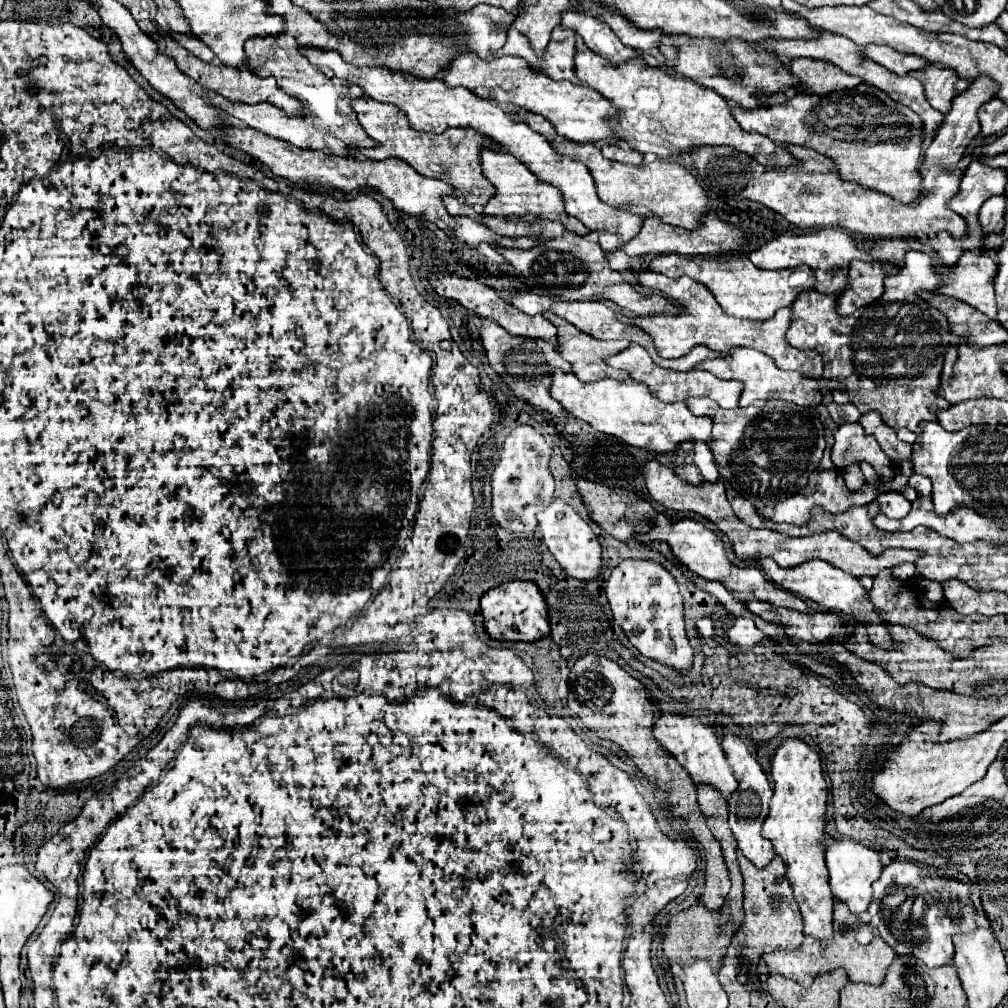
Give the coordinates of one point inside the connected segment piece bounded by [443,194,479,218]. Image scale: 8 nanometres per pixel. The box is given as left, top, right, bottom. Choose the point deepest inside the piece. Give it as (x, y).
(455, 206)

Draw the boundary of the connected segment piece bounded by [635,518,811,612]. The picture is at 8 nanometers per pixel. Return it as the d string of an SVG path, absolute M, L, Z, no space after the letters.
M685 518L681 522L675 522L675 524L669 524L669 526L651 526L649 532L645 534L635 534L635 540L645 546L645 544L651 544L651 542L665 542L669 544L673 556L687 568L691 570L693 574L705 578L705 580L719 580L727 590L731 592L737 592L737 594L745 594L745 598L757 598L757 600L765 600L765 602L771 602L775 606L785 606L785 608L793 608L793 610L801 610L801 612L811 612L809 606L797 598L795 594L783 590L781 586L777 586L775 582L769 582L765 578L765 574L757 568L737 568L733 566L729 560L727 560L727 554L725 554L725 546L721 542L721 538L707 530L701 522L697 520L691 520L691 518Z

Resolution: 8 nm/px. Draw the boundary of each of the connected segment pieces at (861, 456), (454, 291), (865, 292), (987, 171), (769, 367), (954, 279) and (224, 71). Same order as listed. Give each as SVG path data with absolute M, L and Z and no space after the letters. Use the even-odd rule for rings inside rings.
M859 422L843 424L835 432L835 446L831 450L831 460L837 468L847 468L851 462L869 462L881 480L893 478L893 468L885 452L877 446L875 438L865 436Z
M441 272L441 274L431 274L431 276L429 276L429 282L431 282L431 288L433 288L439 296L449 298L449 300L457 300L461 306L465 306L467 310L475 312L475 314L481 316L481 318L495 320L499 326L503 326L503 328L505 328L509 334L513 334L513 336L543 338L543 340L551 342L553 346L557 344L557 336L555 336L557 330L555 330L555 326L553 326L547 318L543 318L541 314L537 314L537 316L527 316L527 314L519 312L517 308L513 308L511 304L507 304L503 298L499 298L499 294L497 294L493 288L489 288L489 286L477 282L477 280L459 278L459 276L453 276L453 274L449 274L449 272Z
M853 260L849 266L849 286L845 288L845 294L837 296L837 312L841 316L849 316L857 308L875 302L883 292L883 278L890 270L897 272L889 262Z
M973 158L963 180L959 186L957 196L949 200L949 208L965 218L967 222L967 236L961 238L961 246L967 250L979 248L983 240L983 230L979 226L977 214L983 202L991 196L999 196L1005 192L1007 172L1001 168L991 168Z
M733 348L727 358L705 360L705 362L699 362L699 366L695 366L695 368L709 370L721 380L743 382L743 392L741 392L741 398L739 398L739 406L743 406L743 408L749 406L753 400L771 400L771 398L793 400L795 398L793 390L797 390L797 396L799 396L799 390L809 390L807 388L809 386L807 378L803 378L799 372L785 372L785 370L777 368L775 362L769 356L765 356L763 352L757 352L753 348Z
M965 252L953 266L945 266L935 254L933 254L933 268L937 274L943 278L943 286L937 288L937 294L957 298L977 310L981 310L985 316L995 318L997 316L997 306L995 306L995 292L993 292L993 278L997 274L997 266L989 256L977 254L977 252Z
M151 36L151 38L157 42L157 46L159 46L159 50L161 50L163 54L173 56L173 60L177 62L177 68L179 68L183 74L191 76L191 78L193 78L197 84L201 84L203 88L221 94L221 96L225 96L225 98L231 100L231 102L243 102L243 104L271 102L271 104L275 104L277 108L285 110L287 116L303 116L303 106L301 106L301 102L297 102L295 98L287 96L283 90L279 90L277 84L275 84L275 78L259 78L259 76L251 74L251 72L247 70L247 66L237 66L237 68L233 68L233 66L225 66L225 64L207 64L207 62L201 62L197 56L193 56L191 52L187 52L187 50L185 50L179 42L175 42L171 36L169 36L169 38Z

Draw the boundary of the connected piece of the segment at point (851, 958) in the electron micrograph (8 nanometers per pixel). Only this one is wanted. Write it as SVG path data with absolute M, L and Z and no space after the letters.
M835 902L835 938L833 940L817 940L811 936L805 936L805 942L799 950L793 952L785 952L785 950L777 950L771 954L765 954L765 964L769 966L771 974L781 974L801 986L809 986L813 982L813 978L827 974L829 970L835 968L843 968L849 976L851 982L863 982L863 984L873 984L879 986L881 980L885 980L885 970L889 968L889 964L893 962L895 954L893 948L889 944L885 944L879 936L873 938L873 942L869 946L861 946L855 940L855 928L861 924L861 920L855 914L849 914L849 908L843 902Z

